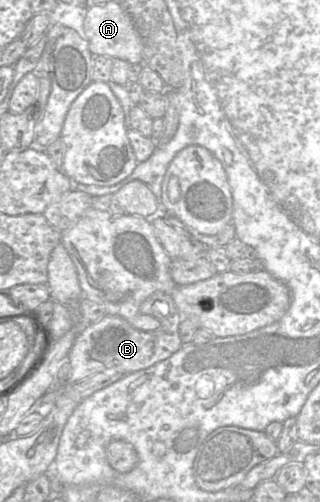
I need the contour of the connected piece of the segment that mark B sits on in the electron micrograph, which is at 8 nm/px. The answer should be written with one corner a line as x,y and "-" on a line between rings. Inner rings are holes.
170,292
153,293
141,304
140,311
158,318
161,321
160,328
153,331
139,330
124,318
108,314
97,322
85,323
68,355
71,374
65,383
76,383
106,370
128,374
146,369
167,359
183,346
179,334
182,317

